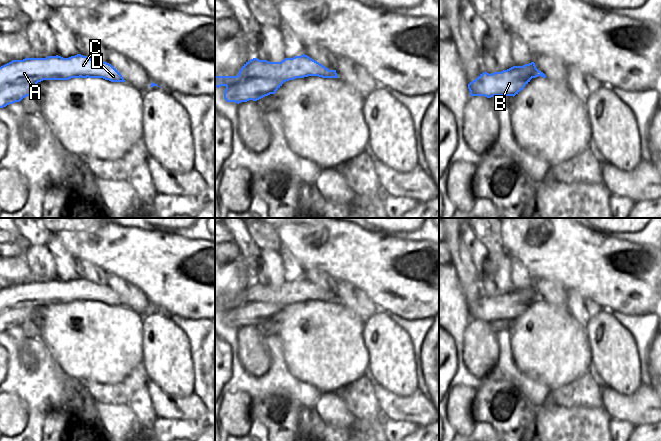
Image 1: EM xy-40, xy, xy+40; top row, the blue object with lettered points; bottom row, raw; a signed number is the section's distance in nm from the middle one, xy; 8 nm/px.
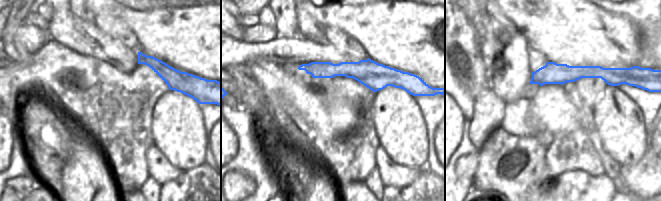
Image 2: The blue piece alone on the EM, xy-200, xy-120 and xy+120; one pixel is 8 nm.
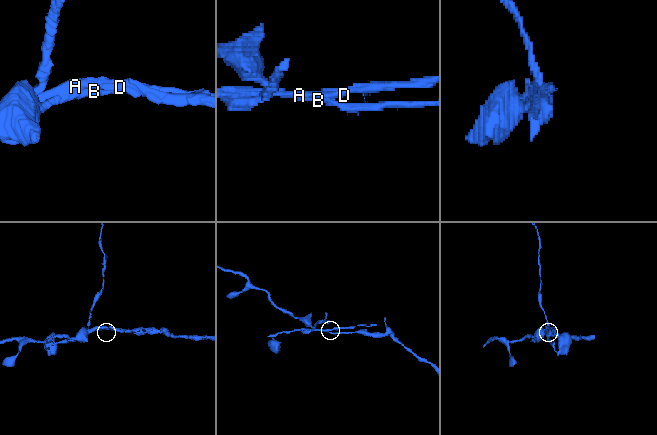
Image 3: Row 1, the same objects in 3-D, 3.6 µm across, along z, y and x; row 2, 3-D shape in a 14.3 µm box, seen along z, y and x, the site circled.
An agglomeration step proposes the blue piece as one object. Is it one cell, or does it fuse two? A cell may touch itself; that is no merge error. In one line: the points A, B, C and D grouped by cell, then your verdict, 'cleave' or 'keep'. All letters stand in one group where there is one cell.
A C D / B; cleave

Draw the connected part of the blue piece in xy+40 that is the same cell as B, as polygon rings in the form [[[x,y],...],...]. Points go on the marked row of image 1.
[[[519,70],[505,72],[503,74],[489,74],[483,72],[475,80],[468,84],[470,96],[515,96],[532,79],[531,76],[523,76]]]

